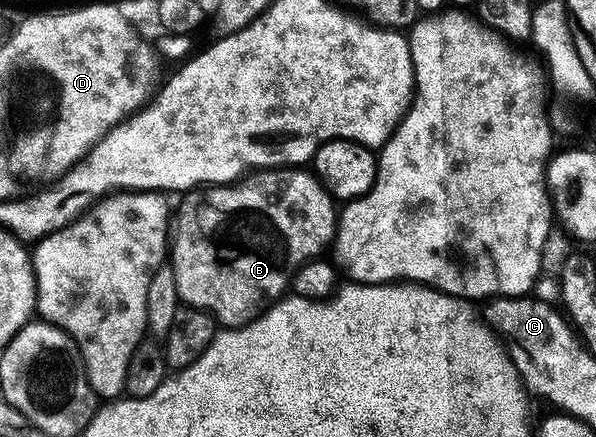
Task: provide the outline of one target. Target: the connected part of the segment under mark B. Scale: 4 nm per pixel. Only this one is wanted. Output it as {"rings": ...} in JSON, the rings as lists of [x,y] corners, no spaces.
{"rings":[[[269,168],[257,170],[231,184],[209,184],[203,188],[193,188],[183,195],[180,207],[174,210],[174,233],[170,238],[170,265],[174,268],[174,280],[178,280],[178,296],[185,306],[192,306],[196,310],[205,310],[212,315],[217,323],[224,328],[245,326],[253,322],[256,317],[270,309],[289,293],[292,278],[306,262],[319,259],[324,245],[331,243],[336,237],[336,223],[338,221],[338,206],[327,188],[320,183],[315,173],[304,168]]]}

